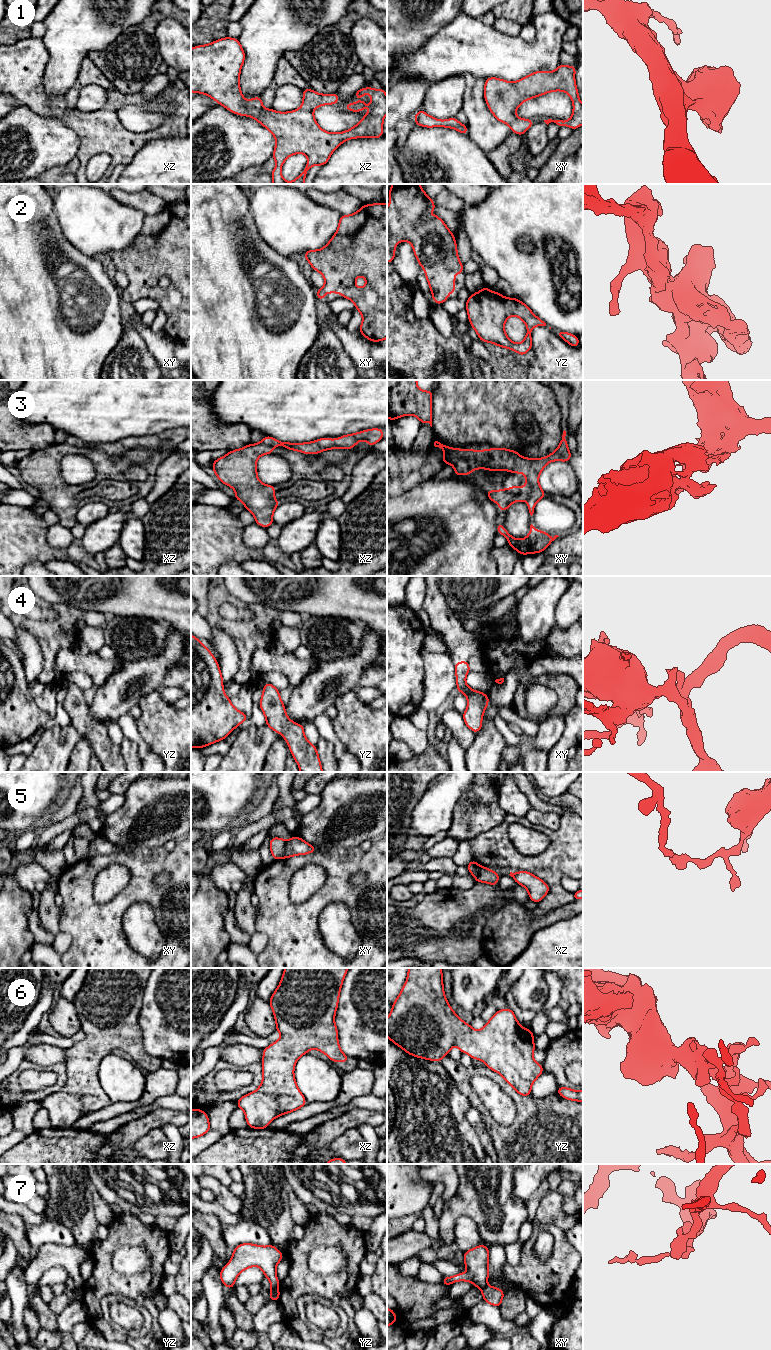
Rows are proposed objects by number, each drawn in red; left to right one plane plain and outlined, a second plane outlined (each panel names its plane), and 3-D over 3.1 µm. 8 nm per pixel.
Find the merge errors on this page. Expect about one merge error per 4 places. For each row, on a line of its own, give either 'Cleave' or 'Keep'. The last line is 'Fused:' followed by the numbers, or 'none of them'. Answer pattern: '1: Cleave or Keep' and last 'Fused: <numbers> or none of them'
1: Keep
2: Keep
3: Keep
4: Keep
5: Cleave
6: Keep
7: Cleave
Fused: 5, 7

